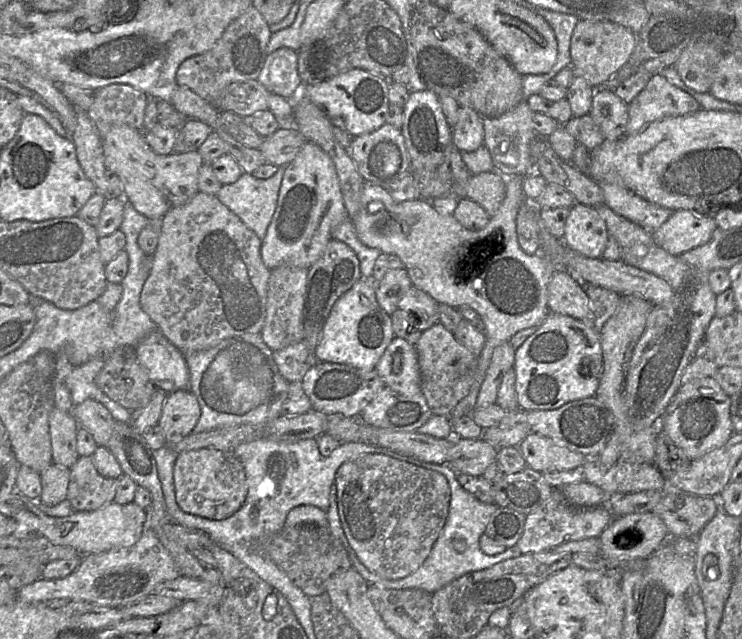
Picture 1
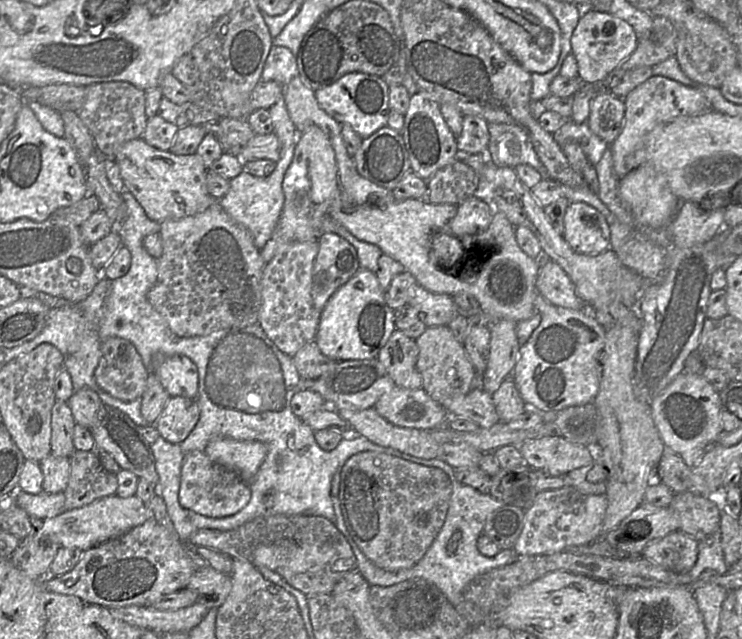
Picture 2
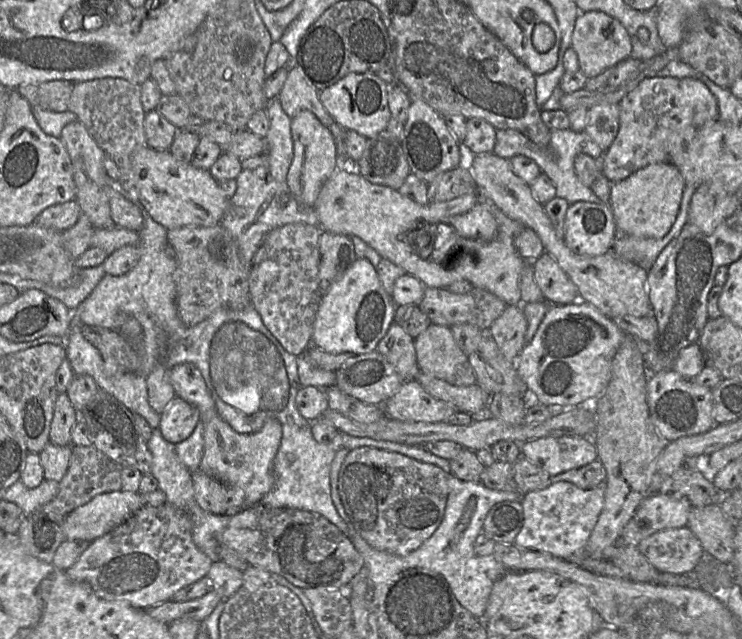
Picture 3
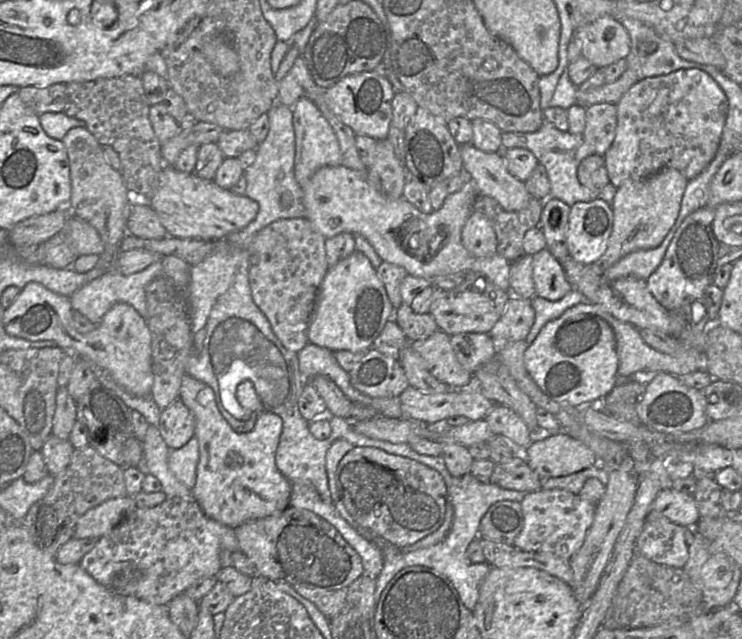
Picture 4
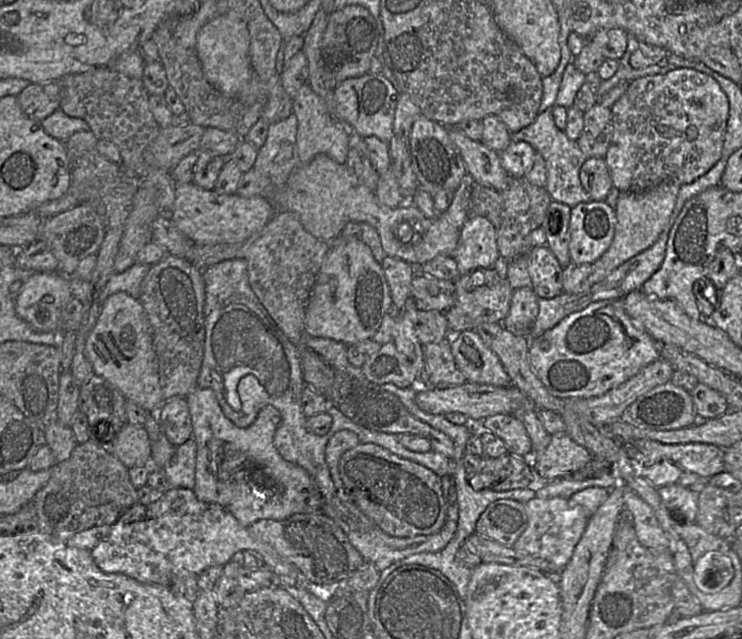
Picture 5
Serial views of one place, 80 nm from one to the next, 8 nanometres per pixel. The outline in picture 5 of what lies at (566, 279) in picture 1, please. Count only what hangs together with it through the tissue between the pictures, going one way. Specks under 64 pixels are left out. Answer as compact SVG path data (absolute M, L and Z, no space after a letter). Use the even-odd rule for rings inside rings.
M546 245L529 251L529 275L538 298L553 299L563 293L565 269Z

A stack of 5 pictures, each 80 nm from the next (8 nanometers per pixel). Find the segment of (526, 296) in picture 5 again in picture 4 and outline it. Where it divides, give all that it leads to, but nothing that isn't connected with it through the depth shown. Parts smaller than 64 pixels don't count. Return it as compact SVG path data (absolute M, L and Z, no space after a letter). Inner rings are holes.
M511 295L502 317L489 333L496 348L507 342L526 340L535 321L531 300Z

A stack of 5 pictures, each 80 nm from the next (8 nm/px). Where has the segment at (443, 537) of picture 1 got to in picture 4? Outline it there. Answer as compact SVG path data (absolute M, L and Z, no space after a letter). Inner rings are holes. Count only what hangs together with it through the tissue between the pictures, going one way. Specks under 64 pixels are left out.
M329 413L326 415L330 421L330 439L333 439L333 442L337 437L343 436L356 443L370 443L371 445L374 445L374 448L380 449L389 454L415 460L438 471L442 475L446 485L447 500L451 502L454 509L451 528L446 537L441 542L429 547L420 548L409 552L402 551L400 548L392 544L381 546L380 549L383 555L383 568L379 575L375 578L375 590L377 590L375 593L376 604L380 593L397 572L408 566L420 565L435 569L438 572L444 574L453 584L465 607L472 611L476 606L479 598L479 589L481 583L489 573L492 566L487 562L473 563L467 557L466 549L475 538L479 537L480 521L492 504L502 500L511 500L520 503L526 496L527 492L508 490L495 484L482 483L477 480L471 473L467 473L461 477L452 476L448 471L442 456L421 455L415 452L409 446L409 444L406 443L393 444L391 442L369 438L365 435L356 433L353 430L352 420L346 420L338 416L330 415Z

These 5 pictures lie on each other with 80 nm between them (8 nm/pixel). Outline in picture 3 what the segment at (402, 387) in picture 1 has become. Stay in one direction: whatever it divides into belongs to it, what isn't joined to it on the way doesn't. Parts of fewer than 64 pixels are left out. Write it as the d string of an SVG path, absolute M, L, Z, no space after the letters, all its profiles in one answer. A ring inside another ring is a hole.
M391 324L376 351L394 367L404 382L416 380L420 370L416 361L415 341L399 325Z

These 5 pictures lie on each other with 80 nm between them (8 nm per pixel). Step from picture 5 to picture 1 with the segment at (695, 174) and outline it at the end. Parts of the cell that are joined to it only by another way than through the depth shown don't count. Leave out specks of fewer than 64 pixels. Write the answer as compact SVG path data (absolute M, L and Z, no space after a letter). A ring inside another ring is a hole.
M656 73L628 104L625 135L639 133L659 119L688 115L700 109L699 103L690 94L671 84L660 73Z

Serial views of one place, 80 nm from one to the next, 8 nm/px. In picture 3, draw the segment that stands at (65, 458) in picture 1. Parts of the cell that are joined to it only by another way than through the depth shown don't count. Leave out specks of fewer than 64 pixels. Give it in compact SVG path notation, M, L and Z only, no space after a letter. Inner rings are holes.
M67 393L58 394L50 427L51 443L57 446L71 446L72 430L78 420L78 412L72 406Z

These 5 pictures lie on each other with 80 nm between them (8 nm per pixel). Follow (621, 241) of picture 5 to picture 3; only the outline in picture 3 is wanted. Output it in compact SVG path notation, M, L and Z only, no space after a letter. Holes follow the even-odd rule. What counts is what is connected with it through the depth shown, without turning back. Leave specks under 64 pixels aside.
M671 163L648 165L626 179L612 184L609 206L617 231L636 237L664 237L676 220L685 186L680 171Z

